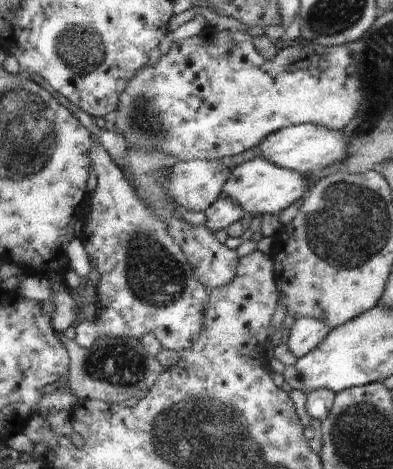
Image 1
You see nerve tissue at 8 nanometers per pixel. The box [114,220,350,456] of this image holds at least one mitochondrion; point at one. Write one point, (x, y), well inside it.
(154, 276)

